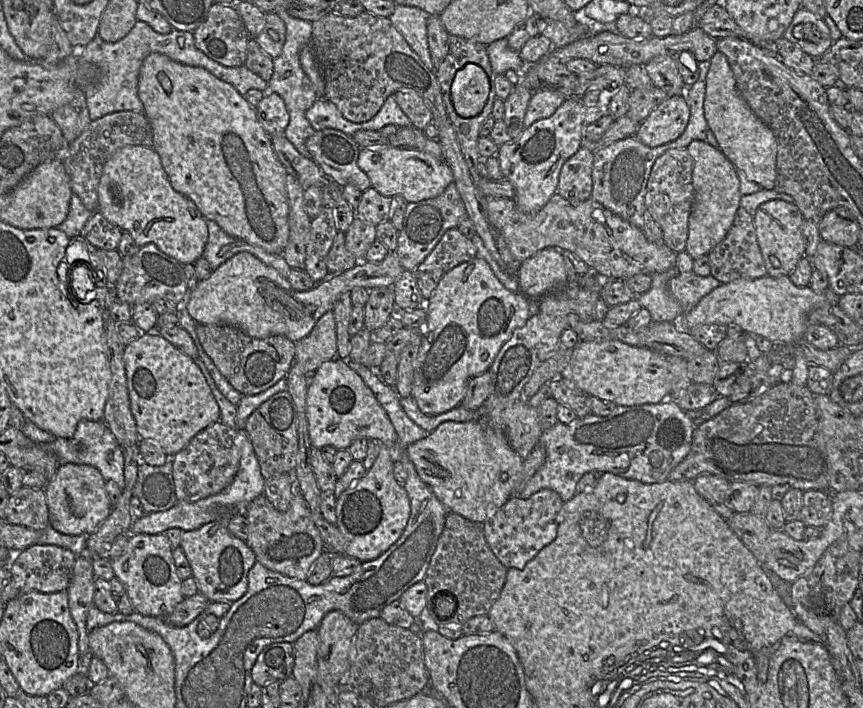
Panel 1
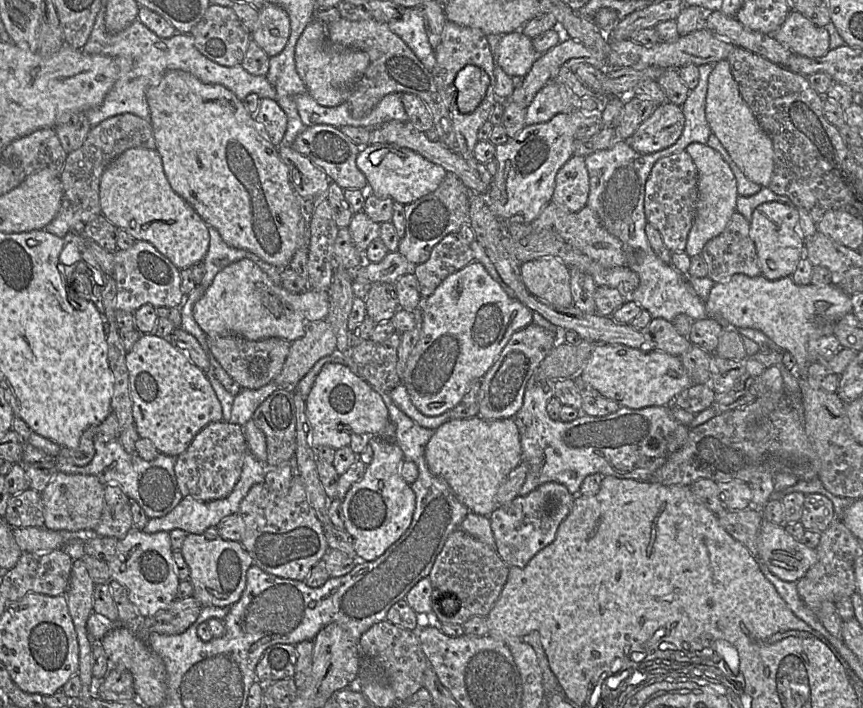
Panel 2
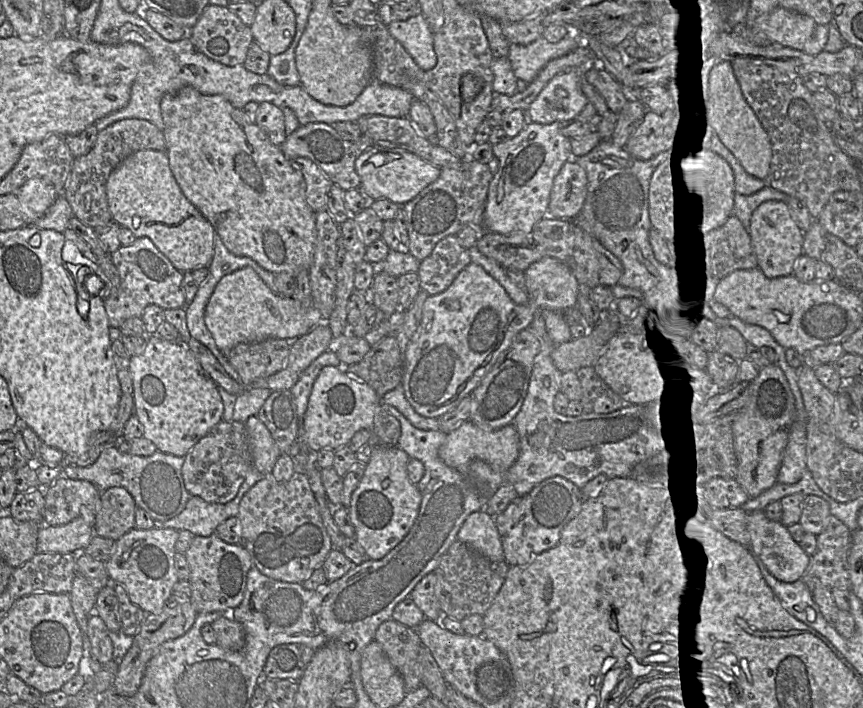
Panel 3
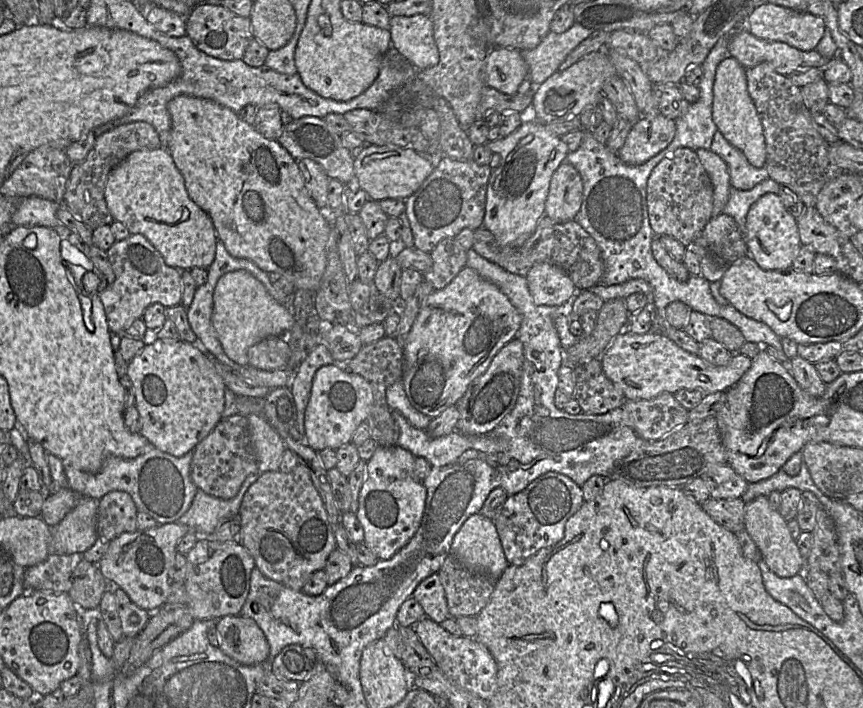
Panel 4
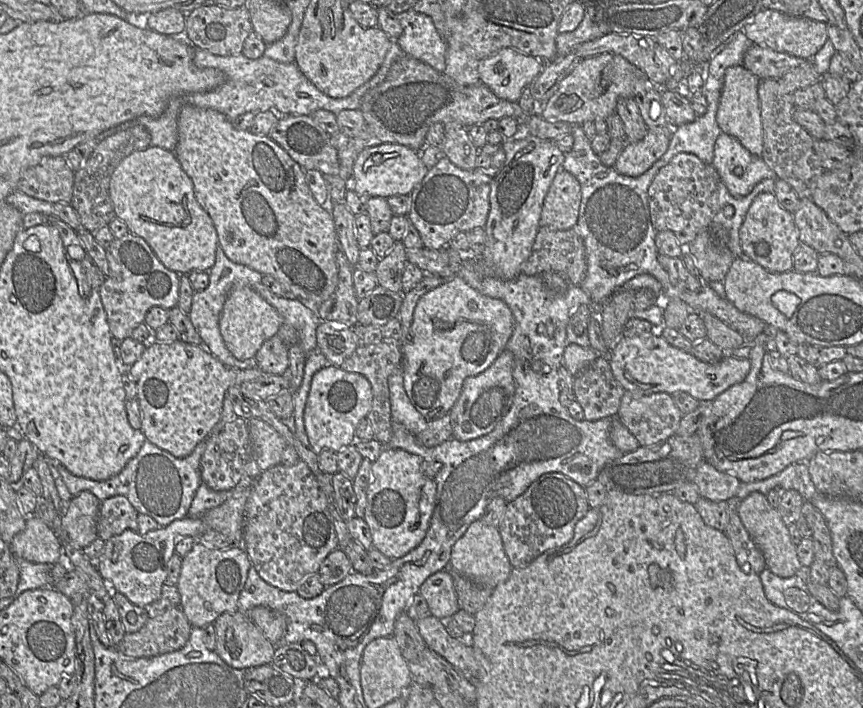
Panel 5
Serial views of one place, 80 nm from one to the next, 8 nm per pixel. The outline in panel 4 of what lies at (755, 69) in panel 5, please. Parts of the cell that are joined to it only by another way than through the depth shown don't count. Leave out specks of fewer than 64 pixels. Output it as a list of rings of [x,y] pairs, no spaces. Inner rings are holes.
[[[744,30],[728,38],[730,56],[745,68],[770,64],[781,75],[804,72],[811,68],[826,68],[830,60],[816,50],[802,51],[783,42],[760,39]]]

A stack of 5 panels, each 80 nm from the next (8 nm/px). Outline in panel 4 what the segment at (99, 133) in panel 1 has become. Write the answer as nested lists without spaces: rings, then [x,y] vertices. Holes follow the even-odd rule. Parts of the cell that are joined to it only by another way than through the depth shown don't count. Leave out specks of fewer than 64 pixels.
[[[143,121],[122,124],[97,136],[87,157],[82,162],[73,165],[62,203],[77,220],[92,230],[99,226],[111,225],[114,218],[105,200],[105,187],[109,173],[130,153],[160,147],[157,131],[152,125]]]

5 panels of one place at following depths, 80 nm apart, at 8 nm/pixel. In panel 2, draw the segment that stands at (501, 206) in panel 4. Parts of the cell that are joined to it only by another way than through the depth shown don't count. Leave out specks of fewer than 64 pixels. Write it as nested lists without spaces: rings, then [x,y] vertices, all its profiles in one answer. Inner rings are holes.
[[[575,108],[558,113],[543,123],[525,127],[506,143],[496,146],[495,159],[498,171],[493,177],[486,194],[491,212],[499,220],[506,221],[513,216],[523,217],[524,223],[534,221],[552,201],[556,175],[559,169],[574,156],[574,140],[577,129],[583,125],[601,122],[601,112],[582,111]]]

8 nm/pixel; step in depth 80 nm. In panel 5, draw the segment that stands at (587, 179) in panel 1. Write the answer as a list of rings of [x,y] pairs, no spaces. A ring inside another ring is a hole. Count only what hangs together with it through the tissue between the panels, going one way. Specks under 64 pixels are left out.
[[[561,167],[544,199],[540,227],[546,226],[552,230],[573,229],[578,221],[581,199],[580,183]]]

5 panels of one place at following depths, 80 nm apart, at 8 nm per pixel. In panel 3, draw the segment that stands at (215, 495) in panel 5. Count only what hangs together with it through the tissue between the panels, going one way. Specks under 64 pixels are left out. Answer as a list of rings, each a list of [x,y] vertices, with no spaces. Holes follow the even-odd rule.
[[[252,467],[237,495],[231,501],[219,504],[209,503],[198,496],[191,496],[185,509],[176,517],[156,523],[155,526],[172,528],[175,530],[188,530],[195,536],[207,537],[215,533],[217,527],[230,517],[238,515],[239,505],[246,492],[264,475]]]

